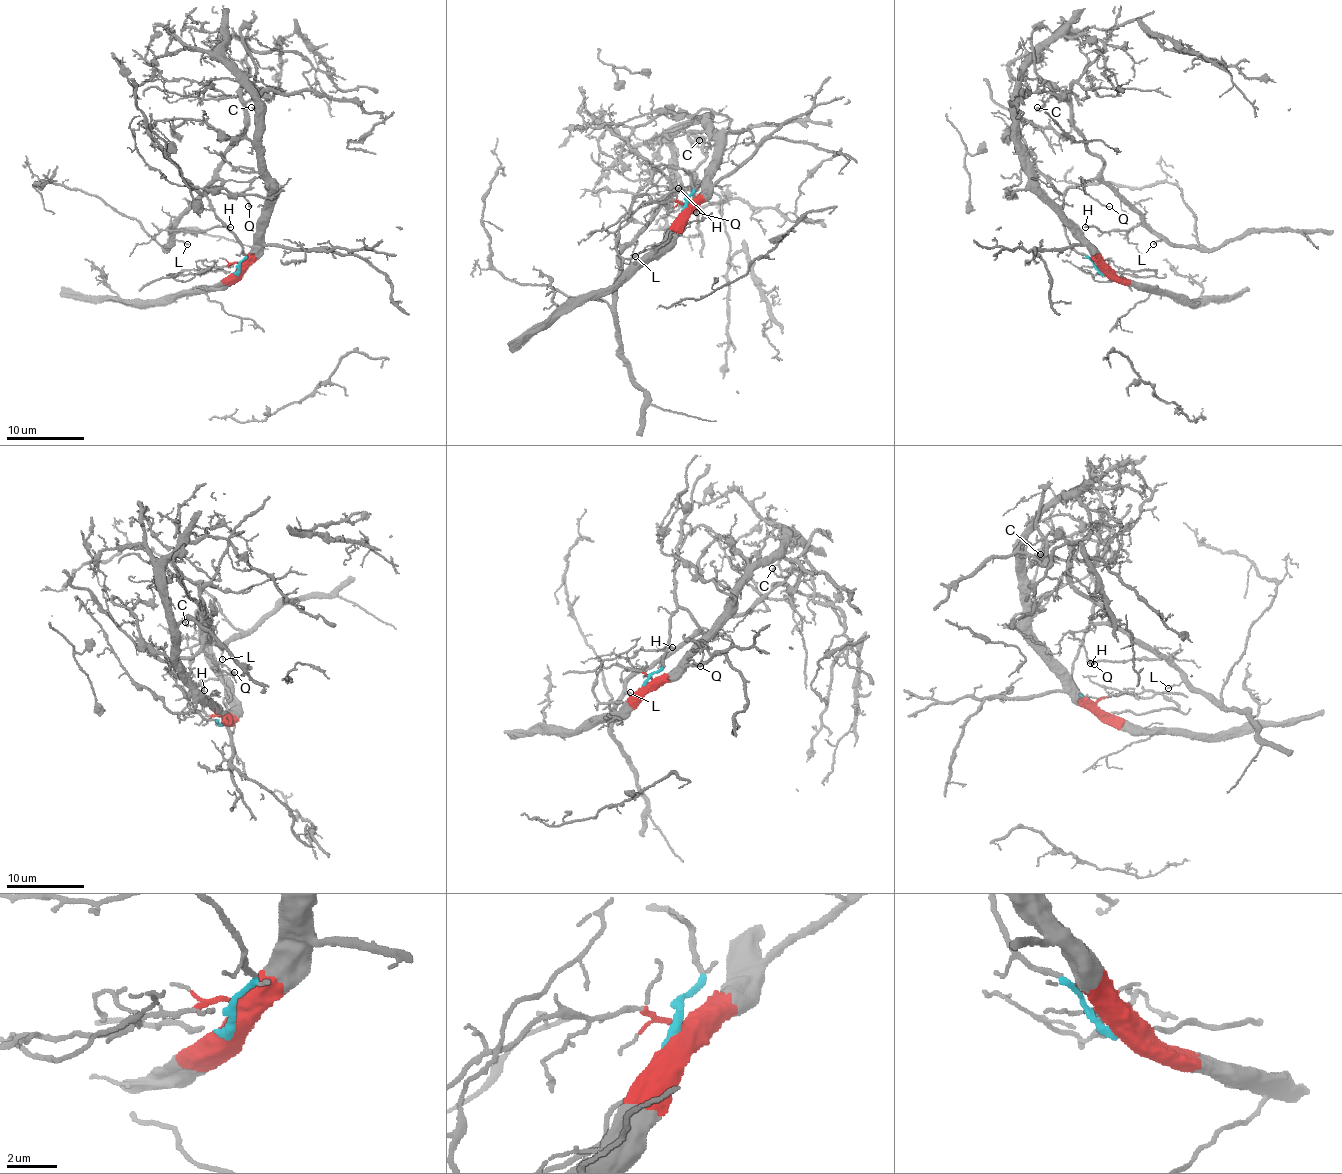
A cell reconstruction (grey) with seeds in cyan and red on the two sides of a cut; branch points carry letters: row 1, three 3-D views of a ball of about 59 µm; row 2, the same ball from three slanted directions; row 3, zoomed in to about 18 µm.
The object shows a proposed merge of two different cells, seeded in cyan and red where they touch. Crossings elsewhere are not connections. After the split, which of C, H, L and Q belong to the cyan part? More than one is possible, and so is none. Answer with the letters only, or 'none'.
C, H, L, Q

